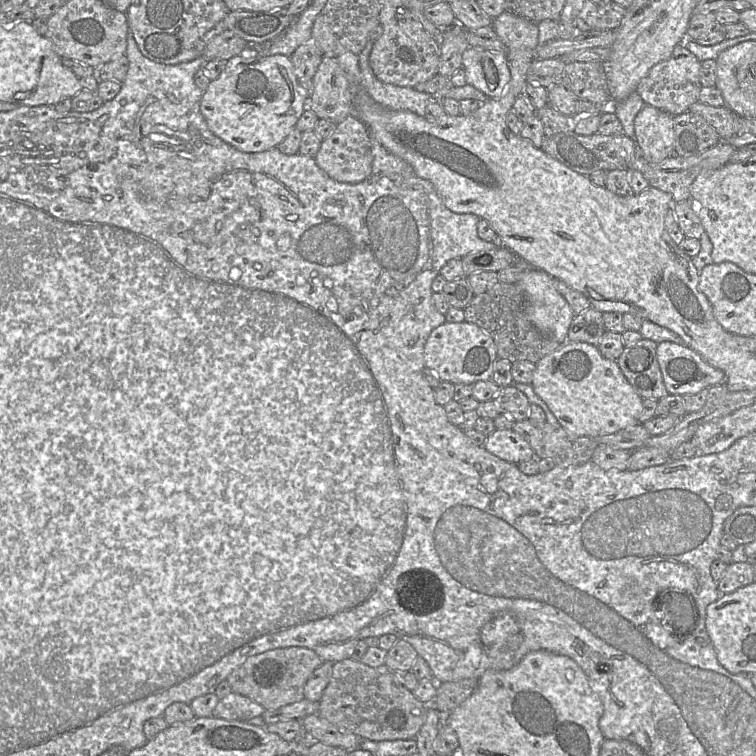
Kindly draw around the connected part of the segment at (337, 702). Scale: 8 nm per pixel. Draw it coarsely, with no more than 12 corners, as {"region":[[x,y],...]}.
{"region":[[334,663],[317,714],[362,739],[415,739],[429,705],[385,664]]}

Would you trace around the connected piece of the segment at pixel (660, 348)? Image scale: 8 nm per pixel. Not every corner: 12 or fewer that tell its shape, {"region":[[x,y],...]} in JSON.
{"region":[[686,345],[656,355],[669,394],[725,384],[725,374]]}

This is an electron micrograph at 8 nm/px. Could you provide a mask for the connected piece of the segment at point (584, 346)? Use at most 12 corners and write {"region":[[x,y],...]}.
{"region":[[565,342],[532,387],[563,429],[638,424],[643,399],[616,361]]}

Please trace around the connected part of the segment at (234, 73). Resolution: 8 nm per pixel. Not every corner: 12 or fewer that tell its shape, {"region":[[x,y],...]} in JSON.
{"region":[[284,55],[226,61],[201,98],[244,153],[275,149],[307,98]]}

